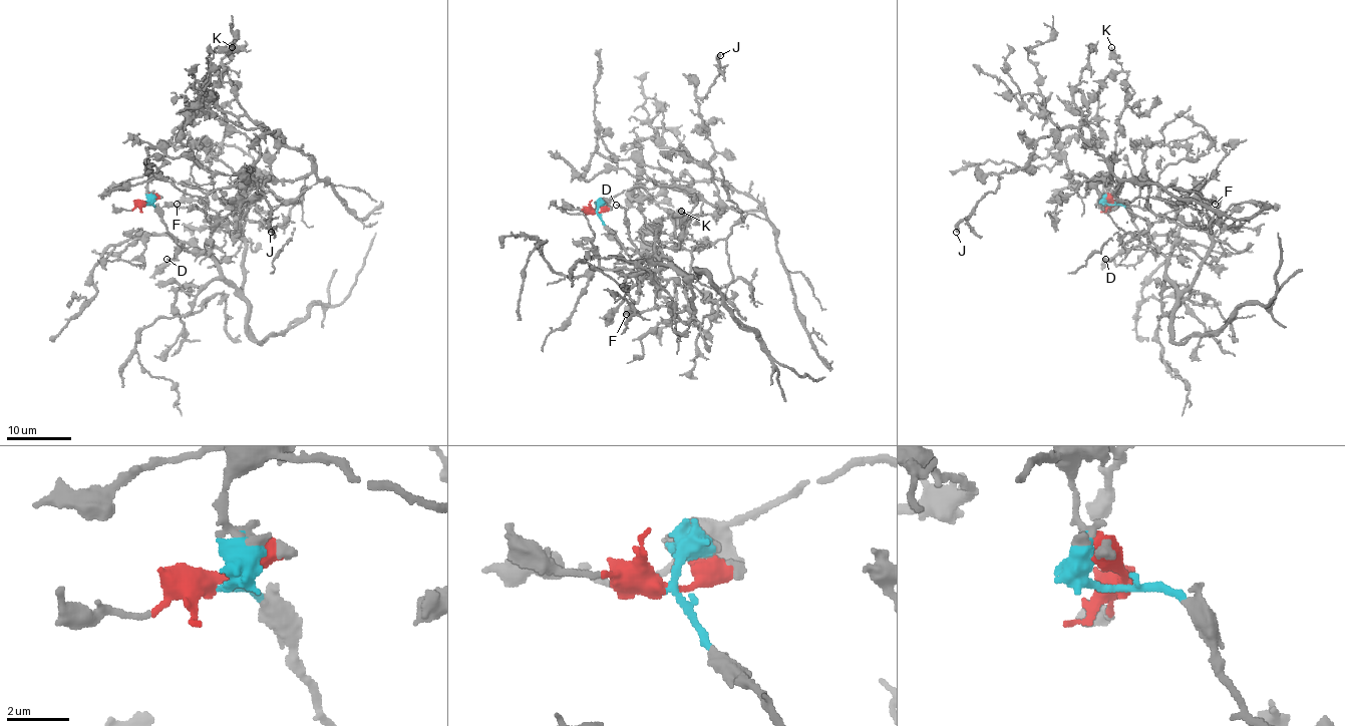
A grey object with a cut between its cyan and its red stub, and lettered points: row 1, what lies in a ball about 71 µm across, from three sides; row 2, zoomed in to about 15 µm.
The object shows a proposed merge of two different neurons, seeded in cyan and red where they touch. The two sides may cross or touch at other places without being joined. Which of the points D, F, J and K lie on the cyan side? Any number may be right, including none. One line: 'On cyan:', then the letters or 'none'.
On cyan: D, F

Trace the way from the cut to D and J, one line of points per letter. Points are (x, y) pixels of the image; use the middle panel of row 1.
D: (597, 212), (602, 223), (624, 251), (633, 256), (636, 247), (629, 236), (628, 220), (624, 210), (616, 205)
J: (595, 212), (597, 202), (637, 186), (761, 208), (714, 175), (709, 157), (696, 99), (719, 75), (720, 55)

